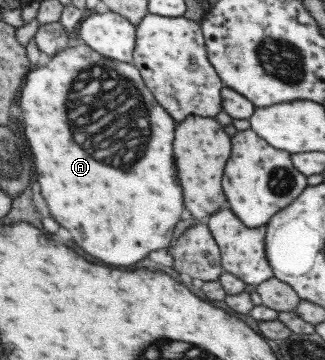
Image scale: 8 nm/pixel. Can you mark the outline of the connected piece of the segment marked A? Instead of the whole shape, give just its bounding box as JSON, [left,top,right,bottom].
[20,44,183,266]

